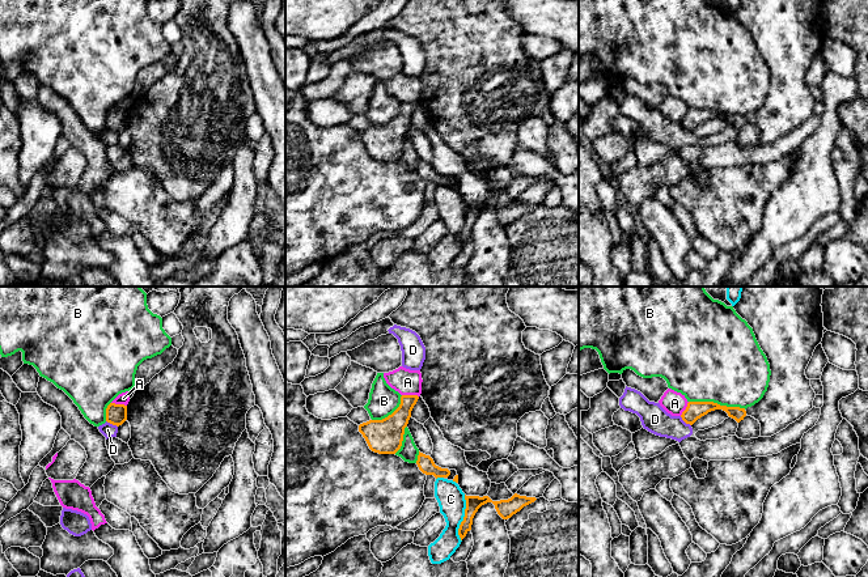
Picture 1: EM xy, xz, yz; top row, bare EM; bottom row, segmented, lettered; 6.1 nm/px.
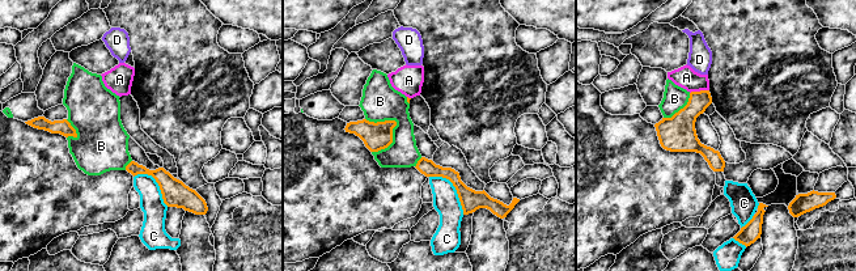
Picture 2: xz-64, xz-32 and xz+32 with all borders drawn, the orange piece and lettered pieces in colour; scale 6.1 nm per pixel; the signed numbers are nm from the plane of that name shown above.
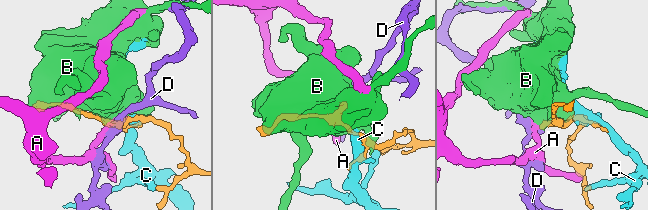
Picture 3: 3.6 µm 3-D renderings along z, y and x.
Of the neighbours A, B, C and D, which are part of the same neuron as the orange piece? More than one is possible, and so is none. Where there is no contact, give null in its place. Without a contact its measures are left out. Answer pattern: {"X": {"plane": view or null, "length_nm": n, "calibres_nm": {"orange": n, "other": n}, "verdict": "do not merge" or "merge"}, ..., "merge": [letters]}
{"A": {"plane": "xz", "length_nm": 110, "calibres_nm": {"orange": 170, "other": 160}, "verdict": "do not merge"}, "B": {"plane": "yz", "length_nm": 360, "calibres_nm": {"orange": 110, "other": 480}, "verdict": "do not merge"}, "C": {"plane": "xz", "length_nm": 280, "calibres_nm": {"orange": 100, "other": 170}, "verdict": "do not merge"}, "D": {"plane": "yz", "length_nm": 90, "calibres_nm": {"orange": 110, "other": 170}, "verdict": "do not merge"}, "merge": []}

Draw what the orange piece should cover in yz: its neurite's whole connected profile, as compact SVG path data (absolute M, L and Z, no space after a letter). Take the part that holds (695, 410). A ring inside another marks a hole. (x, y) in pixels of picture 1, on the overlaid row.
M689 402L681 417L686 424L693 425L698 419L715 410L725 411L728 416L734 419L737 423L744 420L746 416L745 408L720 406L714 402Z

